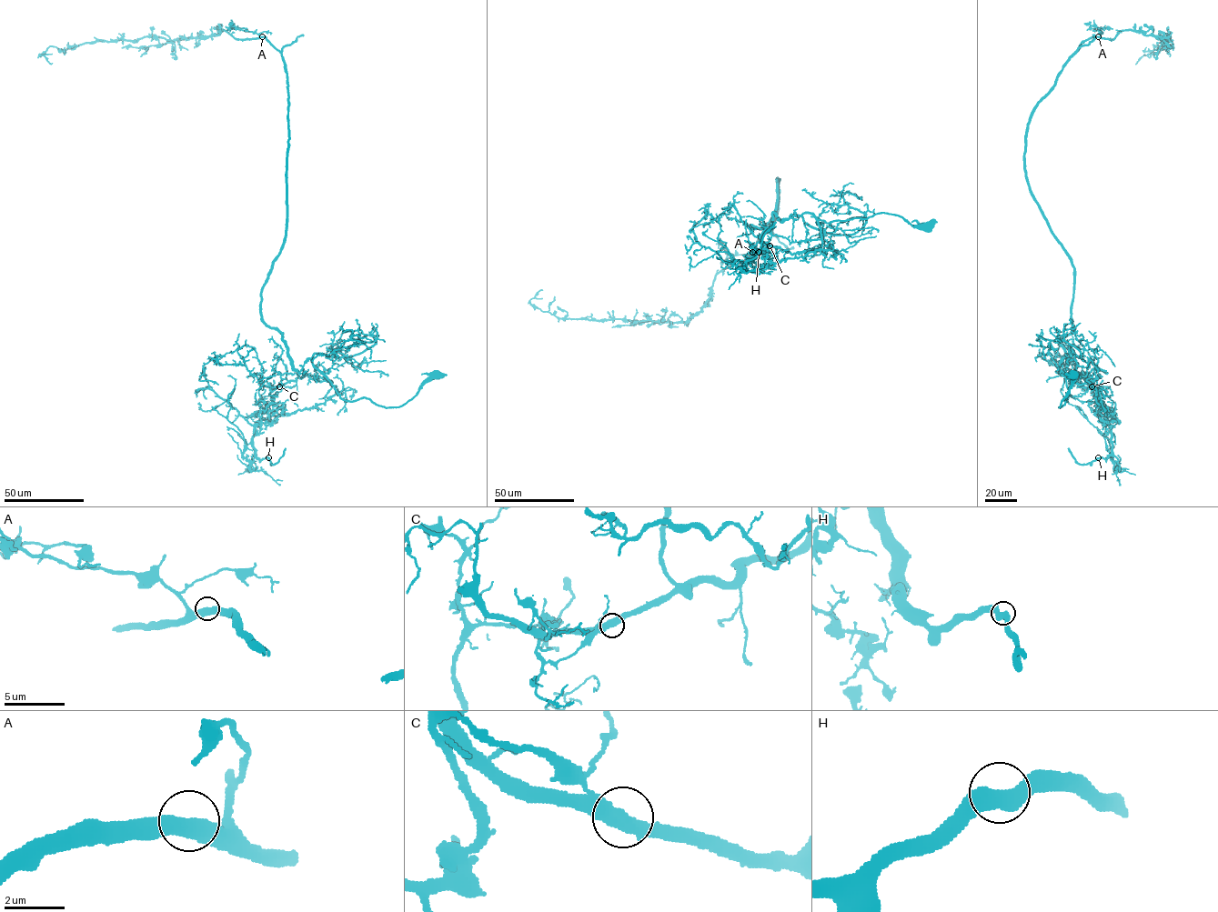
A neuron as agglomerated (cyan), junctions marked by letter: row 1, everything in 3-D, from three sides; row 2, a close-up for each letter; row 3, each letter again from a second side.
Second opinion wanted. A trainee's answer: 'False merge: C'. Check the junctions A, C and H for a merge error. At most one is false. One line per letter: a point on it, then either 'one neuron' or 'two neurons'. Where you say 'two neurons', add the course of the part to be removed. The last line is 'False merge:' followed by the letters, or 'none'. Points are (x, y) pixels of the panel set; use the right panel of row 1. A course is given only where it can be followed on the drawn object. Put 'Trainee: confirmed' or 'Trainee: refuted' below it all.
A: place (1098, 36); one neuron
C: place (1092, 386); two neurons; course (1092, 386), (1086, 391), (1094, 386), (1117, 460), (1110, 456), (1102, 434), (1068, 403), (1061, 388)
H: place (1098, 457); one neuron
False merge: C
Trainee: confirmed

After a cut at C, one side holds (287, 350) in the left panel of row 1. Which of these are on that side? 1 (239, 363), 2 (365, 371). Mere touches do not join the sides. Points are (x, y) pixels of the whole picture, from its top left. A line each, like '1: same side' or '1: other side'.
1: same side
2: same side

